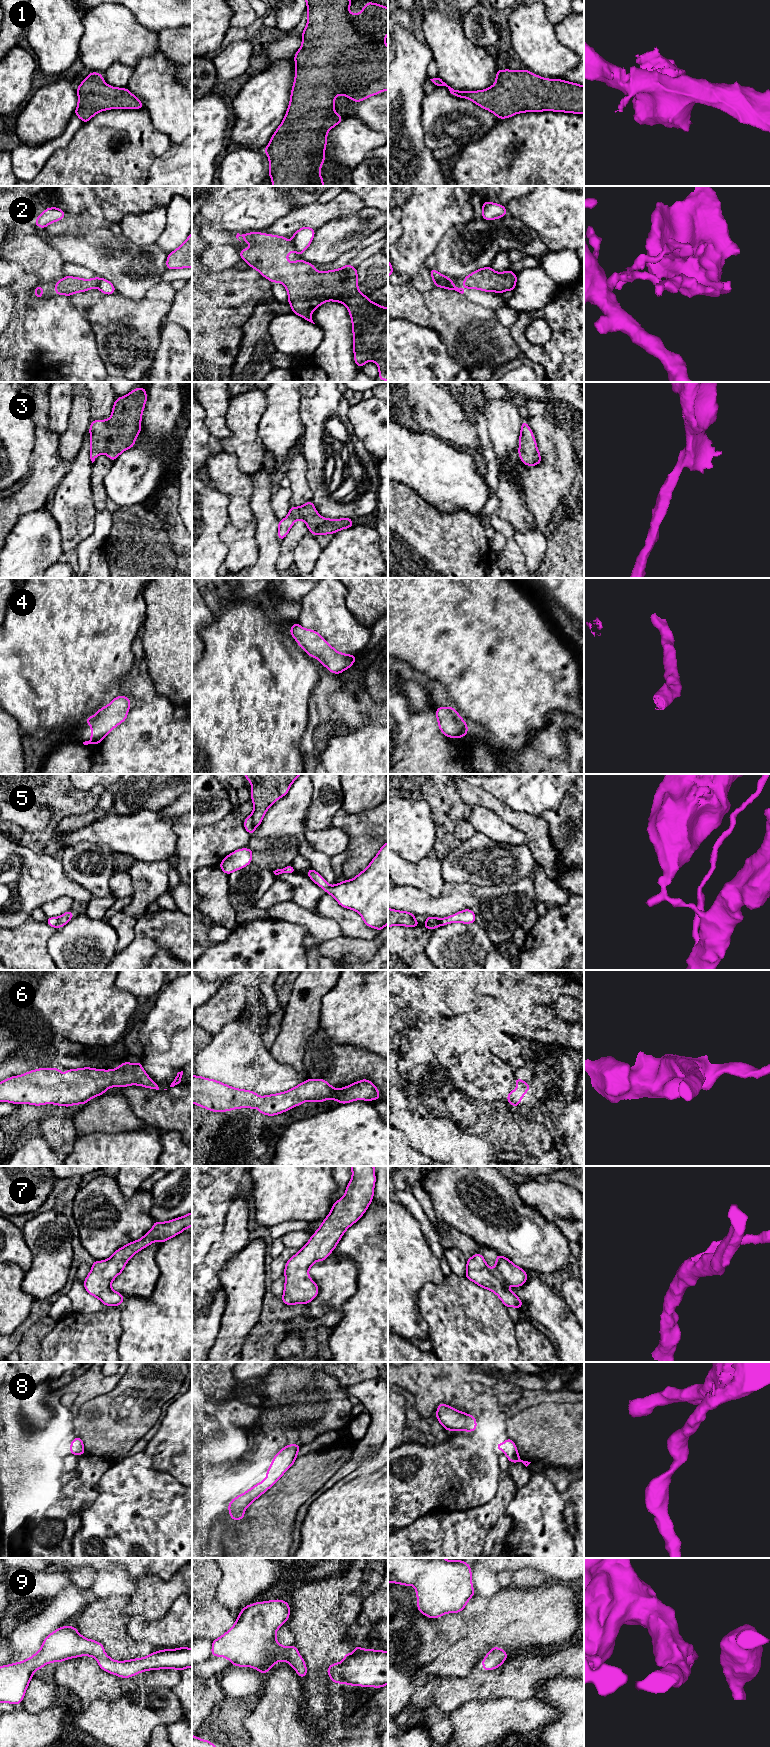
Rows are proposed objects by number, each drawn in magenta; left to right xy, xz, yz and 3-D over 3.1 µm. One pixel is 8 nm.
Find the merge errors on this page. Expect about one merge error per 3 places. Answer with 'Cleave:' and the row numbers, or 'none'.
Cleave: 2, 5

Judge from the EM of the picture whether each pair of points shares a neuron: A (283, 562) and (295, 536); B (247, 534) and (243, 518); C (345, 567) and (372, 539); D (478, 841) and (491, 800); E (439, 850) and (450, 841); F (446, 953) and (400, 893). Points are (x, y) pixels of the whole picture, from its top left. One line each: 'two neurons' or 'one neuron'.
A: one neuron
B: two neurons
C: one neuron
D: two neurons
E: one neuron
F: two neurons

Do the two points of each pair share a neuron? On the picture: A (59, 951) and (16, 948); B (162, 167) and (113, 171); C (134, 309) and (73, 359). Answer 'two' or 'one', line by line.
A: two
B: two
C: two

